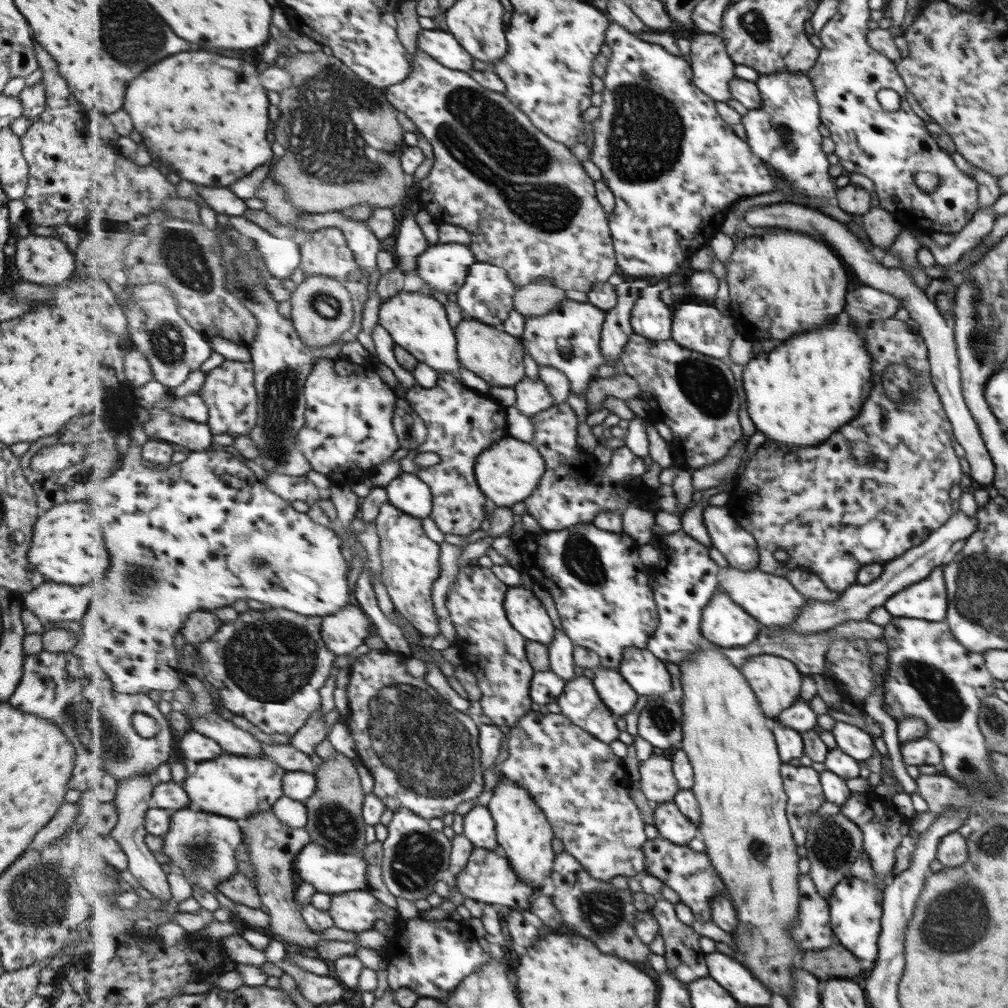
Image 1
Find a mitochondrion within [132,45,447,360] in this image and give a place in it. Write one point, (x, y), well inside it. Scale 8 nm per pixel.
(328, 135)

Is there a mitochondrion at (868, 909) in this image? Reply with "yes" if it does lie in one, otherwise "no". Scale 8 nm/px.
no

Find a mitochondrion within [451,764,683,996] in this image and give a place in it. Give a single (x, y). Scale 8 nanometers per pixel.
(601, 910)

